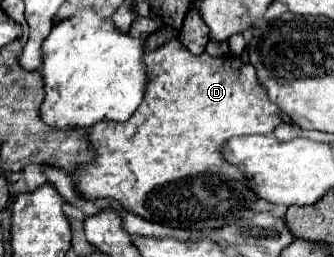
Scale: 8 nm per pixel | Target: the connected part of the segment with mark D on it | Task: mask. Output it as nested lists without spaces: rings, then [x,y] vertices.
[[[171,40],[145,54],[145,64],[149,70],[149,82],[145,98],[133,116],[125,122],[103,120],[91,128],[89,140],[97,150],[97,158],[91,166],[85,166],[75,174],[79,194],[91,200],[113,198],[127,212],[181,230],[199,232],[229,226],[229,222],[237,222],[237,218],[247,218],[251,214],[249,206],[259,198],[249,190],[245,174],[225,160],[221,148],[233,136],[271,134],[285,122],[279,106],[269,102],[253,66],[241,62],[239,56],[233,54],[223,58],[213,58],[207,52],[193,56],[179,40]]]

